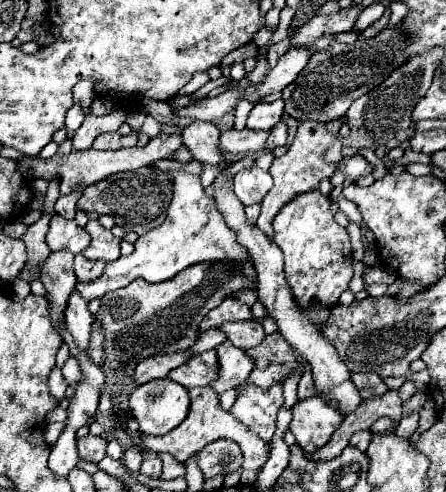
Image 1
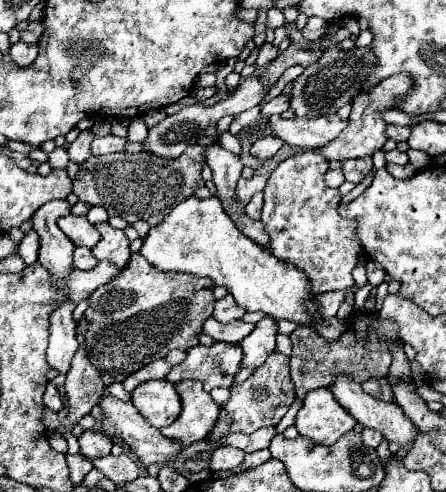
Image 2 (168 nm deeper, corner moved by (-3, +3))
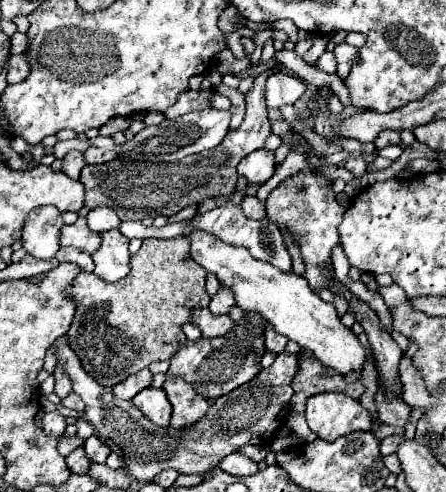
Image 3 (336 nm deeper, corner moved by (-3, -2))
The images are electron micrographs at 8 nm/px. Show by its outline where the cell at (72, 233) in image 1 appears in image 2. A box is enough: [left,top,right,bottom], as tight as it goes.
[58,215,100,247]

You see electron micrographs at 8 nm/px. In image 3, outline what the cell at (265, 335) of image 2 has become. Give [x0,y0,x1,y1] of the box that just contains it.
[264,326,288,354]

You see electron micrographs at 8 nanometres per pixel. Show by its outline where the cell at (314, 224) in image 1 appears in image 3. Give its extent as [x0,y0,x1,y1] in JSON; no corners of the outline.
[266,172,344,288]

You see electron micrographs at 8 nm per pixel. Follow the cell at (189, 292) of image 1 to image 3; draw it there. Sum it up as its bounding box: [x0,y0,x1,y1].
[68,236,210,386]

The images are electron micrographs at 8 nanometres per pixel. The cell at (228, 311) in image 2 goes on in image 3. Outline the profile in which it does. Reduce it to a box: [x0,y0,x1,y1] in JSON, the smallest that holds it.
[210,286,234,314]

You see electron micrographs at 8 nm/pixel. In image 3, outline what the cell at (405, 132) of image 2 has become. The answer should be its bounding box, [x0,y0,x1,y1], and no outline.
[374,130,400,150]

